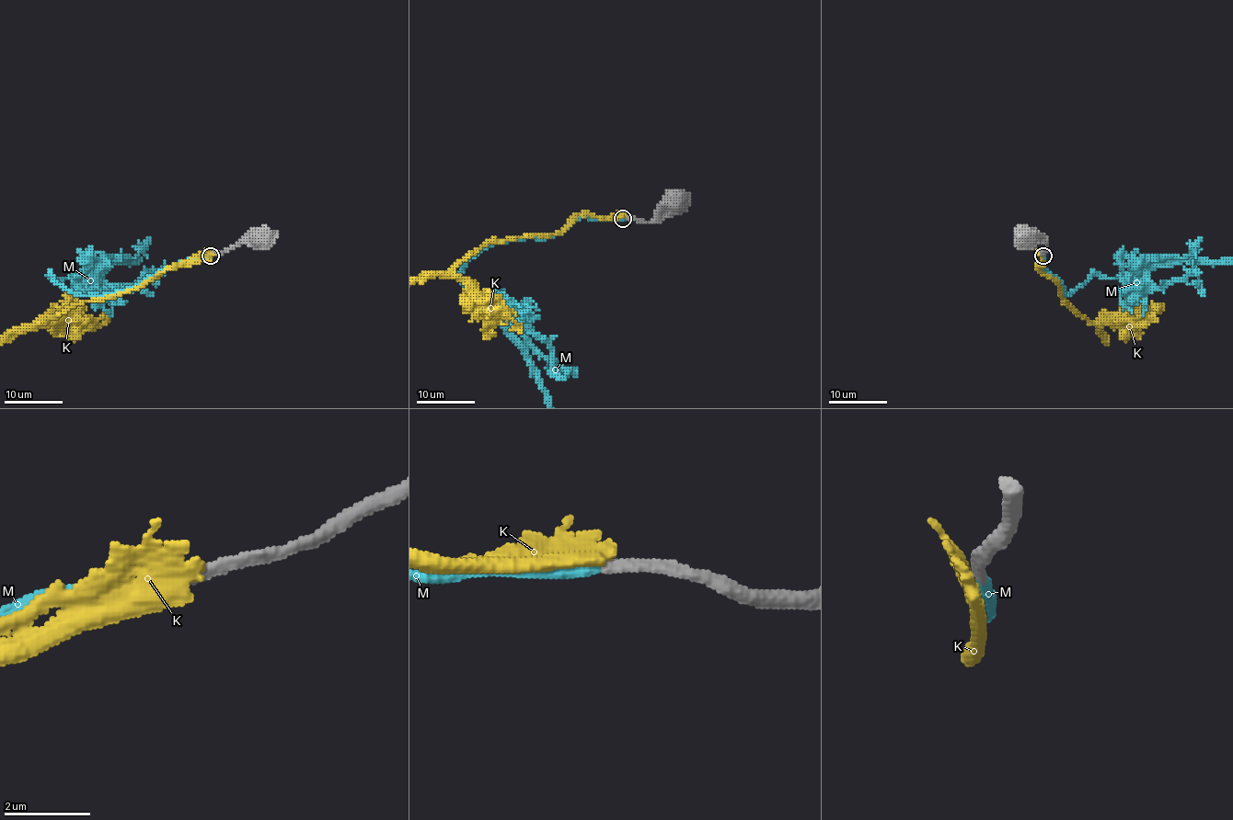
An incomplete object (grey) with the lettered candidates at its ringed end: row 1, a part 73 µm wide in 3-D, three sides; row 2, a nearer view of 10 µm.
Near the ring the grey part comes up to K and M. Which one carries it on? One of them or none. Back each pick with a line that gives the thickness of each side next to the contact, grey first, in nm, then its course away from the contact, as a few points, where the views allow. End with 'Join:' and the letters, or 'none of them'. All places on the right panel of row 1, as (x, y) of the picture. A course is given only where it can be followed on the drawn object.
M: 240 nm thick on the grey side, 300 nm on the other
Join: M

